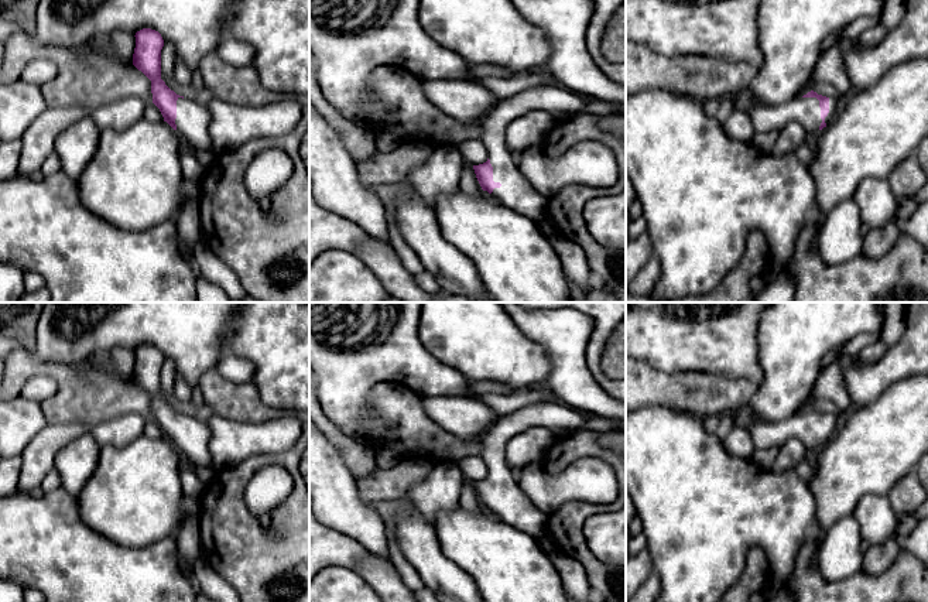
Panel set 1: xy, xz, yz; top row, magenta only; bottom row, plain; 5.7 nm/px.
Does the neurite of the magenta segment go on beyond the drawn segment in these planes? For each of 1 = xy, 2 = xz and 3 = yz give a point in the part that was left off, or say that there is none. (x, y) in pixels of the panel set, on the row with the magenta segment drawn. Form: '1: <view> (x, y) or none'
1: xy (192, 120)
2: xz (516, 192)
3: yz (805, 110)

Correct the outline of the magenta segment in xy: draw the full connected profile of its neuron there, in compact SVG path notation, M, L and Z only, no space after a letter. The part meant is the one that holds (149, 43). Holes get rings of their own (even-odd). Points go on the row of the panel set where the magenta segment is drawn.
M143 28L137 31L134 37L136 48L133 54L133 65L151 81L153 103L160 109L164 122L177 130L178 134L184 137L192 148L212 151L216 155L208 131L210 123L210 112L205 105L177 95L161 79L161 49L164 47L161 34L151 28Z

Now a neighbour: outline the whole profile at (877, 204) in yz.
M877 178L862 181L852 199L859 206L864 229L886 226L900 205L888 179Z

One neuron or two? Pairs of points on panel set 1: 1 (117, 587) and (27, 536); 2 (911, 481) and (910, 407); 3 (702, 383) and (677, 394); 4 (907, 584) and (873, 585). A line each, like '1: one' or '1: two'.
1: one
2: two
3: one
4: one

